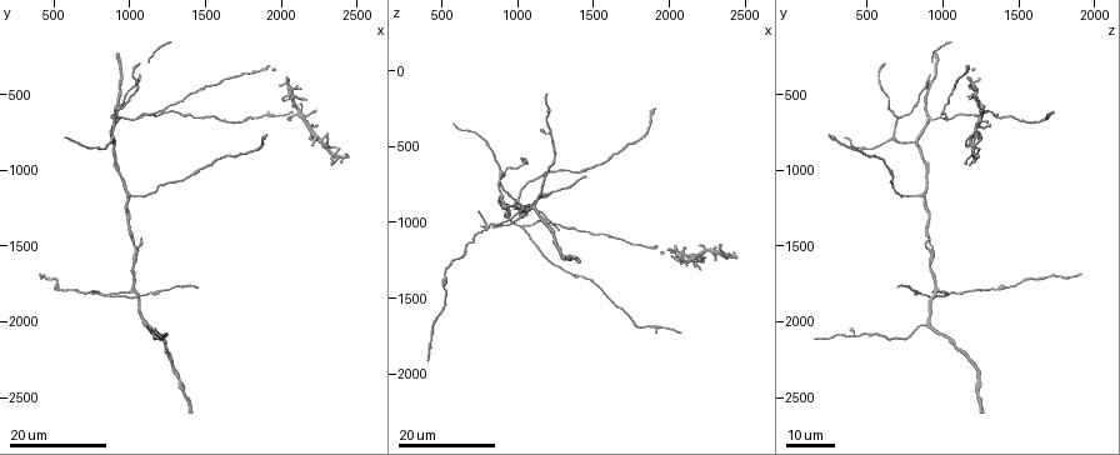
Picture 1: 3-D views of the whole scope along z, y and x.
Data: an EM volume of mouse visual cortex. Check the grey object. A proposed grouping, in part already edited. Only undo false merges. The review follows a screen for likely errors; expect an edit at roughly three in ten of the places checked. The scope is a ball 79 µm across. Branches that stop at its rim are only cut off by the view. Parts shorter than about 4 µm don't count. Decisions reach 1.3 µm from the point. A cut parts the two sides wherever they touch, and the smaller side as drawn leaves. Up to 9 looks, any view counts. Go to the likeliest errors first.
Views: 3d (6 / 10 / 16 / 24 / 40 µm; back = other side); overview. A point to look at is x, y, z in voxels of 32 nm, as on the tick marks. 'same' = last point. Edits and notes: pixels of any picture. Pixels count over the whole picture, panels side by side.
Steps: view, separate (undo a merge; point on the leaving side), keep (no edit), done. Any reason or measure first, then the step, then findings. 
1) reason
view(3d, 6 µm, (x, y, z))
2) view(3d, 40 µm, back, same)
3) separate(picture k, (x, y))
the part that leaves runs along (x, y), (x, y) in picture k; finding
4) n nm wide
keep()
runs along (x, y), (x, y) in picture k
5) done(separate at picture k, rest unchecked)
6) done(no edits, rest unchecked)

view(3d, 16 µm, (1120, 2020, 880))

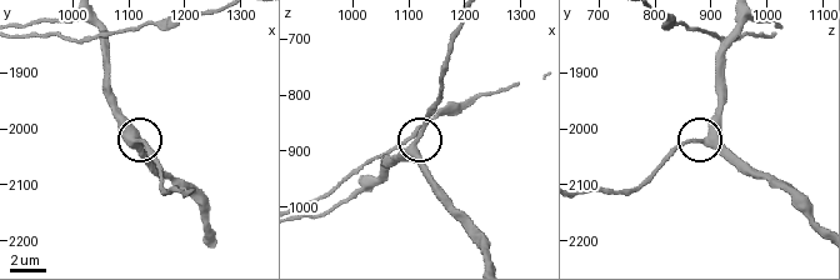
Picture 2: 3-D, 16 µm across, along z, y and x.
view(3d, 10 µm, (1120, 2025, 880))

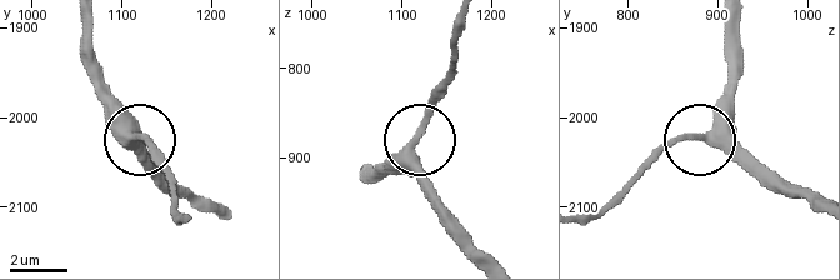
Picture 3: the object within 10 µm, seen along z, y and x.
350 nm wide
keep()
runs along (89, 25), (94, 90), (133, 133), (133, 150), (159, 188) in picture 3; all the same neuron

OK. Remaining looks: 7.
three-way junction
view(3d, 24 µm, (1040, 660, 1020))

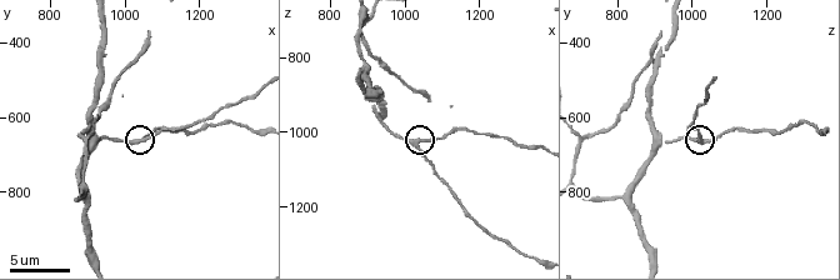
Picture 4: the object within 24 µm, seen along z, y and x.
view(3d, 6 µm, (1030, 660, 1030))

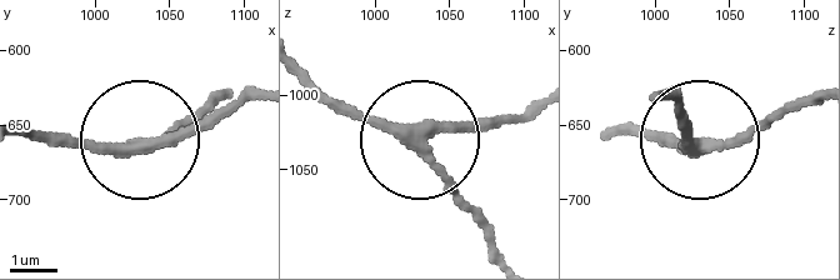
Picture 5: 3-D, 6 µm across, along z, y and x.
3 arms
keep()
all the same neuron

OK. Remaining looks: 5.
three-way junction
view(3d, 10 µm, (890, 650, 710))

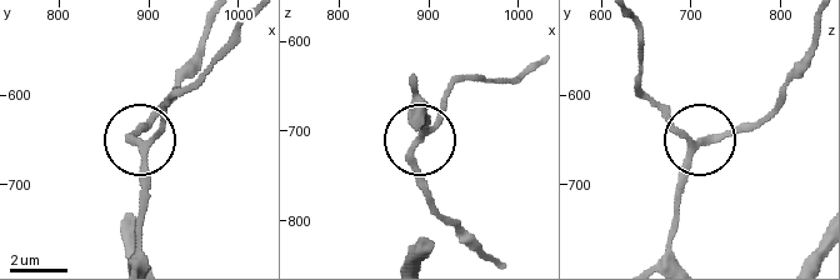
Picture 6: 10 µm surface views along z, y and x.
keep()
runs along (673, 254), (674, 190), (691, 141), (641, 91) in picture 6; one neuron here

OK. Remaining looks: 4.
three arms meet
view(3d, 10 µm, (890, 810, 820))

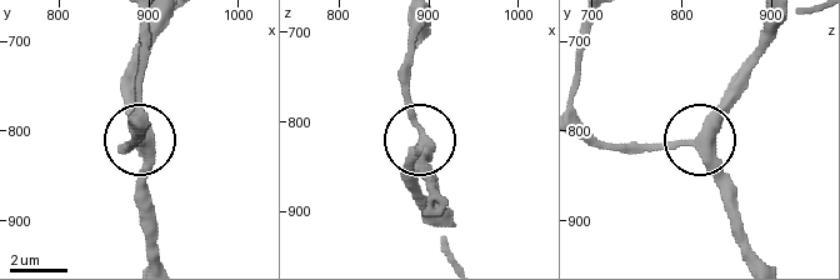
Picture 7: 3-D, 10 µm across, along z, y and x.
350 nm wide
keep()
runs along (724, 173), (690, 140), (629, 146) in picture 7; one neuron here

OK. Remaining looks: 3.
done(no edits, rest unchecked)

